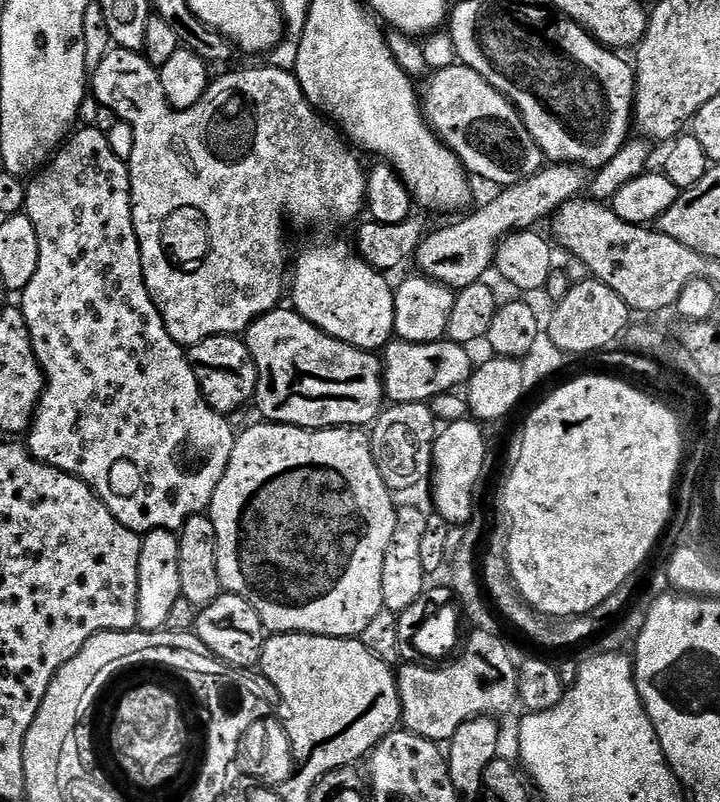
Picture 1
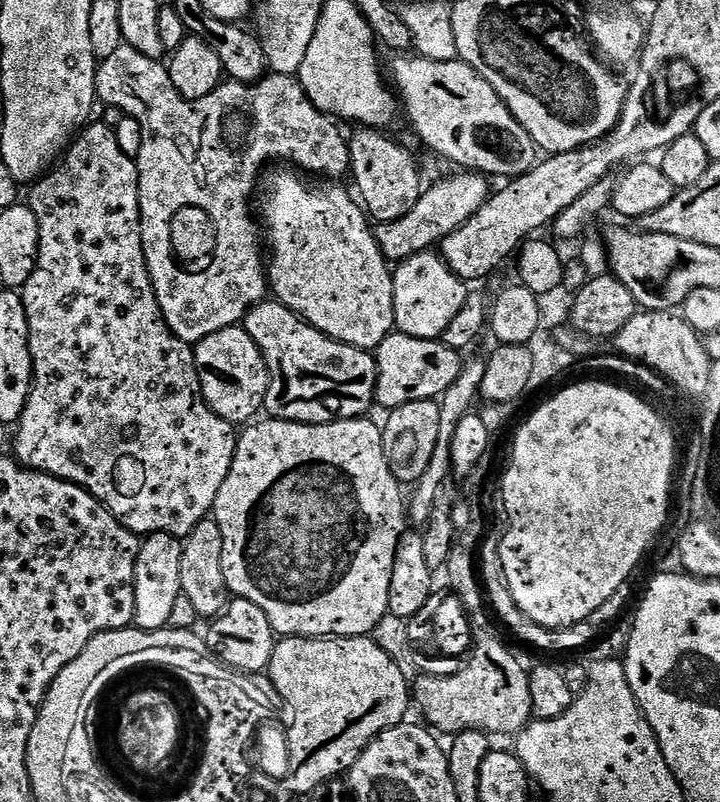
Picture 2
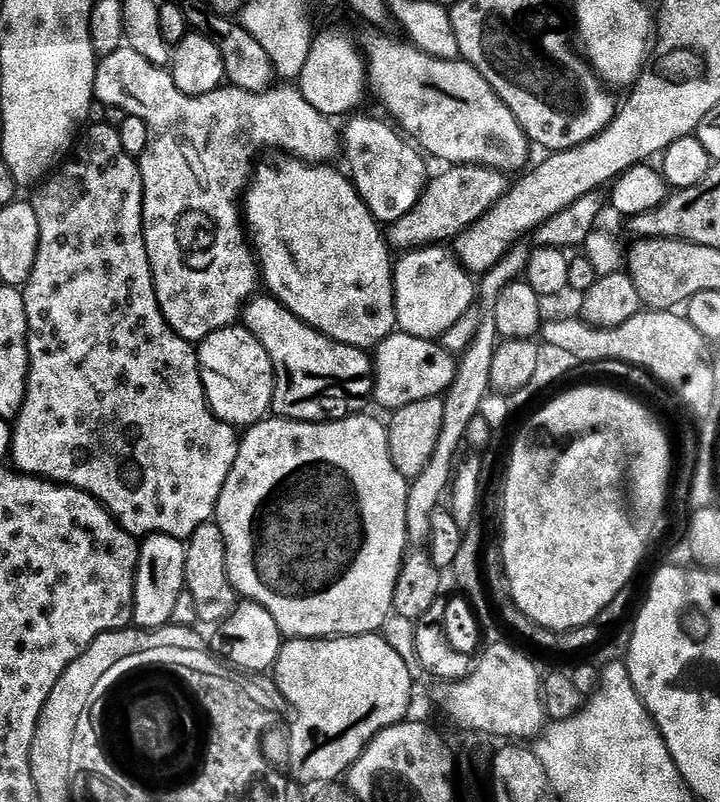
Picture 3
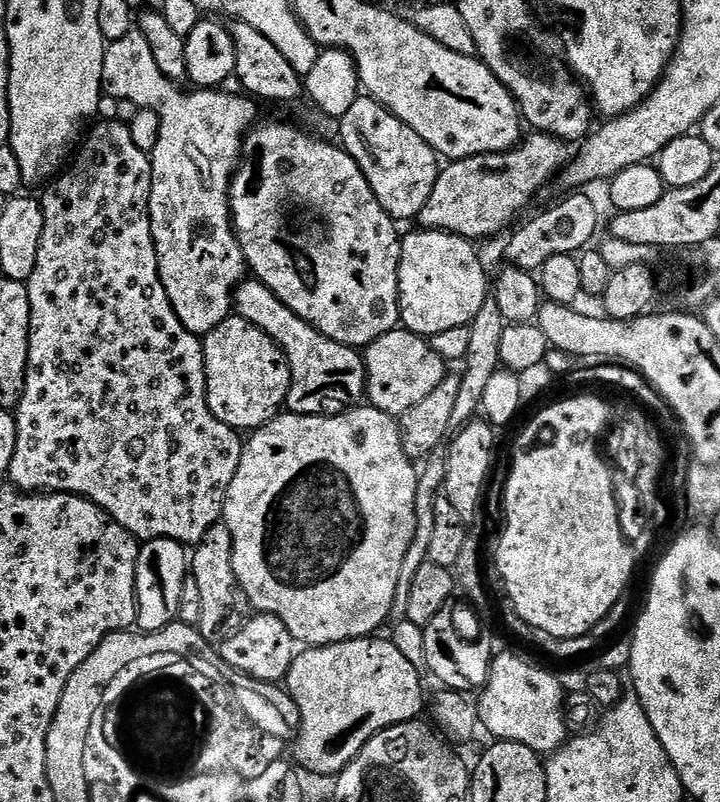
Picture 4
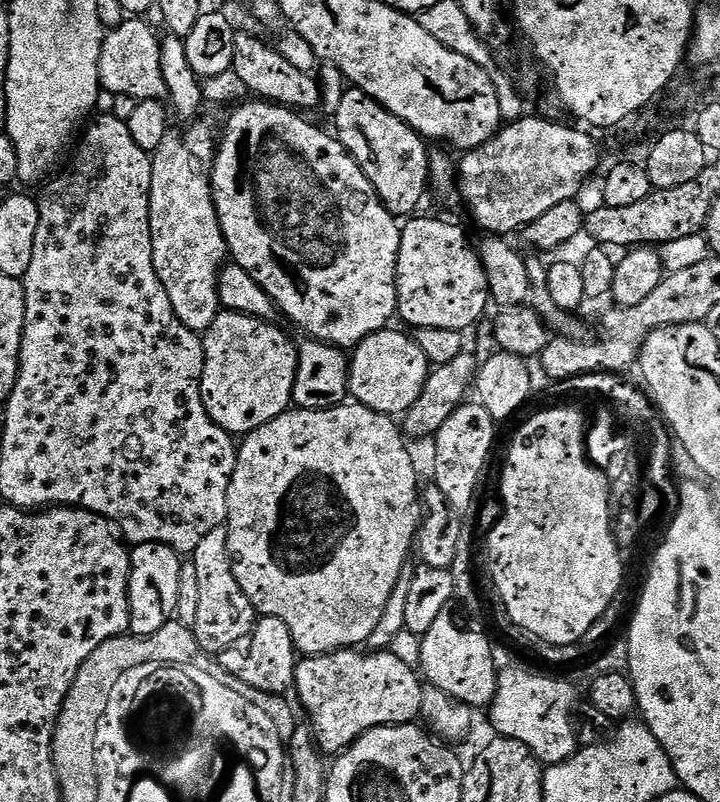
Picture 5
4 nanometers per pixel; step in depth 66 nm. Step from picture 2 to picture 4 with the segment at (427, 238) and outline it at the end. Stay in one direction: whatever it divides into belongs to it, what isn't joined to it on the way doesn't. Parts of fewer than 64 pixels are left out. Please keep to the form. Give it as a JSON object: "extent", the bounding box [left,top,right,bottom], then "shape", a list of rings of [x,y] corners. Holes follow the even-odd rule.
{"extent":[418,131,570,242],"shape":[[[537,131],[528,135],[507,152],[467,156],[465,160],[451,161],[447,165],[449,168],[441,167],[432,196],[418,215],[419,227],[452,232],[473,242],[502,231],[543,190],[544,183],[570,156],[570,152],[564,149],[567,147],[556,137]]]}

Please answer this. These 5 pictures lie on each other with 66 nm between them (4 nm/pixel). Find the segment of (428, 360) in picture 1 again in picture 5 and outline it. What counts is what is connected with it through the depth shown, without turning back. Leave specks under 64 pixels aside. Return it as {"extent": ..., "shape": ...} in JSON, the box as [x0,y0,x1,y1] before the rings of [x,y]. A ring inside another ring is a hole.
{"extent":[348,331,430,418],"shape":[[[392,331],[375,332],[356,345],[348,365],[348,390],[355,403],[381,412],[384,416],[400,418],[422,394],[430,365],[426,354],[422,354],[422,348],[407,331]]]}

